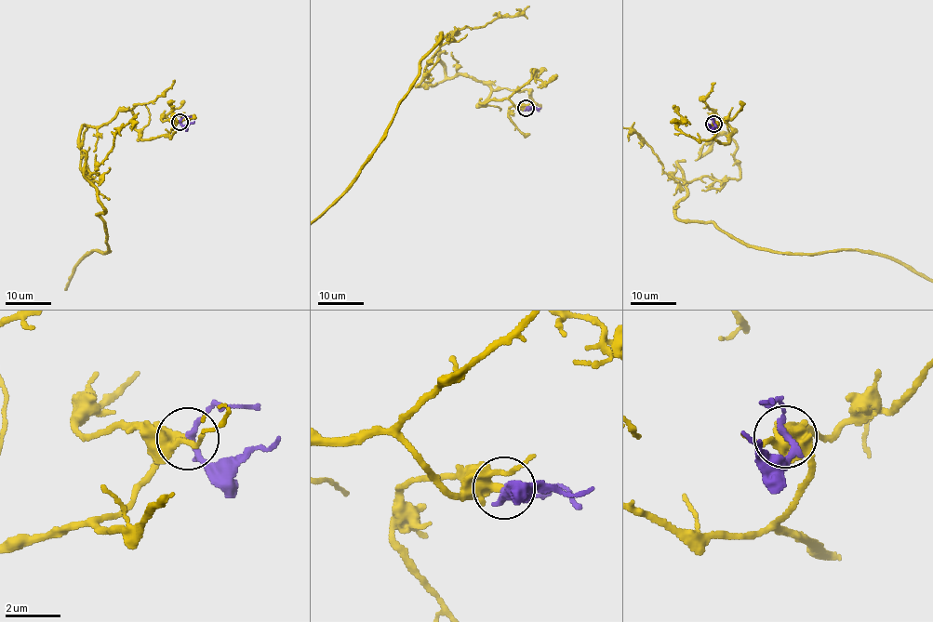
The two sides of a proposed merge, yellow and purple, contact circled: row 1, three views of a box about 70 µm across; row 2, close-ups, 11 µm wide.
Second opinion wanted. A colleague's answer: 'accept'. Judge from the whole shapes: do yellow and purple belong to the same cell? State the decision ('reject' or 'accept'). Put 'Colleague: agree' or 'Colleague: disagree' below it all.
accept
Colleague: agree

